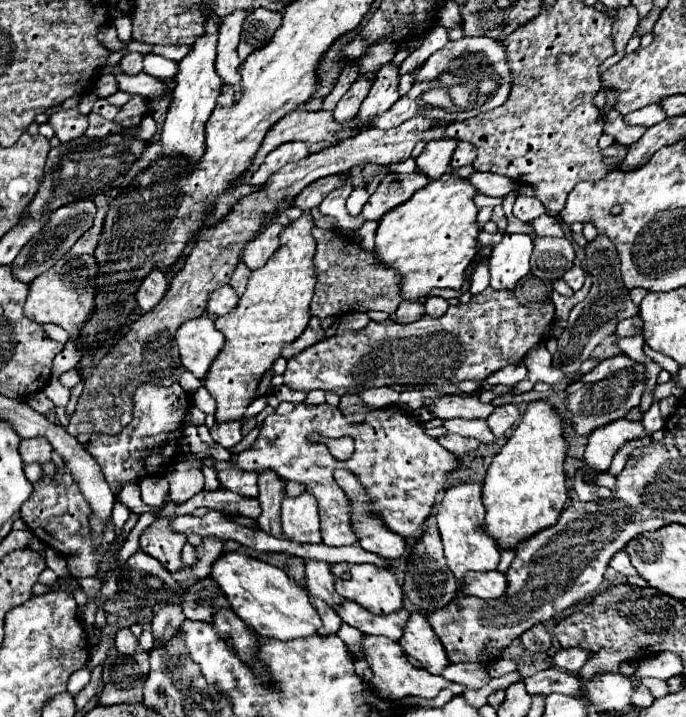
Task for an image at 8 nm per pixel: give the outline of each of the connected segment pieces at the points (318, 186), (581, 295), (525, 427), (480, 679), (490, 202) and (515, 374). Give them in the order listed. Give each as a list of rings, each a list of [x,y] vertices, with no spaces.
[[[342,173],[342,175],[328,175],[328,177],[322,177],[314,183],[310,183],[308,187],[302,189],[302,193],[294,199],[296,207],[306,211],[306,209],[312,209],[312,207],[318,207],[318,203],[336,187],[342,185],[342,179],[352,179],[350,173]]]
[[[589,274],[585,275],[585,281],[582,288],[574,293],[571,298],[564,298],[560,294],[552,291],[551,301],[555,305],[555,320],[556,324],[562,328],[566,328],[568,325],[568,317],[572,308],[583,301],[586,298],[592,286],[591,276]]]
[[[548,399],[530,401],[508,443],[494,455],[482,487],[486,529],[500,549],[516,547],[520,541],[556,523],[568,499],[564,473],[566,449],[568,441],[558,409]]]
[[[456,663],[456,665],[448,665],[442,671],[442,677],[454,683],[462,683],[466,687],[472,689],[480,689],[484,687],[492,677],[488,675],[486,667],[482,667],[480,663]]]
[[[479,192],[474,197],[474,202],[475,202],[475,205],[478,207],[478,209],[481,209],[487,206],[494,207],[496,205],[501,205],[502,201],[503,201],[502,197],[489,197],[489,196],[480,194]]]
[[[518,363],[518,365],[506,365],[504,369],[492,373],[492,375],[486,379],[486,383],[512,387],[512,385],[520,383],[524,377],[526,377],[526,365],[524,365],[524,363]]]

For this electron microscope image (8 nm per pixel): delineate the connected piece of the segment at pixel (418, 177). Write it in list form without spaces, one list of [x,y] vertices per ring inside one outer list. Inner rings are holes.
[[[418,169],[414,173],[388,173],[364,205],[362,217],[378,221],[384,213],[408,201],[428,181],[430,179],[426,179],[426,175],[422,175]]]

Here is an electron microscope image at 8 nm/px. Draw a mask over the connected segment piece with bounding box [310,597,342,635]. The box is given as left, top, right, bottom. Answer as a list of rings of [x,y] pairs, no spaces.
[[[310,597],[310,601],[312,601],[312,605],[316,607],[316,611],[320,613],[322,623],[324,623],[324,625],[318,629],[318,635],[332,635],[332,633],[336,633],[336,631],[340,629],[340,625],[342,625],[342,619],[338,617],[338,613],[336,613],[334,609],[330,609],[322,599]]]

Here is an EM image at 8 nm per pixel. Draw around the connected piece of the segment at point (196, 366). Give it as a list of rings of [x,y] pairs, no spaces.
[[[198,317],[178,327],[176,343],[182,365],[202,379],[212,361],[220,355],[220,349],[224,347],[224,335],[214,327],[210,317]]]

